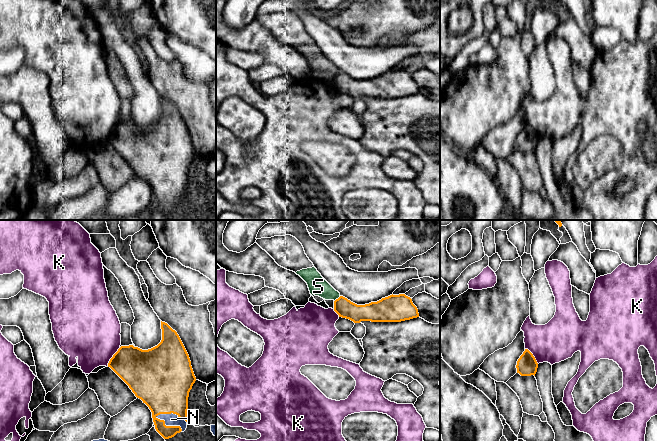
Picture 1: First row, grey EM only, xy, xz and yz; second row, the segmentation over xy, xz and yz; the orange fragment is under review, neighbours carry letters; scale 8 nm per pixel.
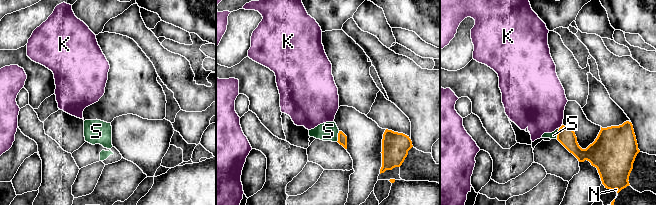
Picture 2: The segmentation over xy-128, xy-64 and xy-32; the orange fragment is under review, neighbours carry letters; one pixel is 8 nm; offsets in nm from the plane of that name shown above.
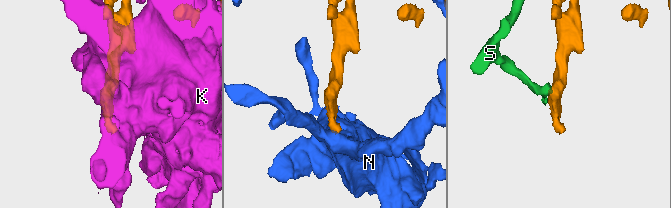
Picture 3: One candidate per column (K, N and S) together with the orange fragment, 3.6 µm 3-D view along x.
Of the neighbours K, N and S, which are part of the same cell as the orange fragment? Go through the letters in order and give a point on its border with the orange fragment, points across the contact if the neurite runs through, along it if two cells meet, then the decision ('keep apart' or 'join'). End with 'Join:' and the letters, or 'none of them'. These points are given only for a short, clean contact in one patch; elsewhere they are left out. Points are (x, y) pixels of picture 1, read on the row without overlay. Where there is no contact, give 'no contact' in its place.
K: contact xy (113, 132); keep apart
N: contact xy (171, 188); way xy (163, 158), (163, 167), (171, 188), (171, 195); join
S: contact xz (338, 74); border xz (340, 72), (334, 77); keep apart
Join: N

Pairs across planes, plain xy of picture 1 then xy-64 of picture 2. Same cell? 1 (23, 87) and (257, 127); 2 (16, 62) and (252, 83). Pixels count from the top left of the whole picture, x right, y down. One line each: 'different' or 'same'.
1: different
2: different

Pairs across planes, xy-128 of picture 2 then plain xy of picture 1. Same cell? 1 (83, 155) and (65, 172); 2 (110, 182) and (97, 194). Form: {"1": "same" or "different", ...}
{"1": "different", "2": "same"}

